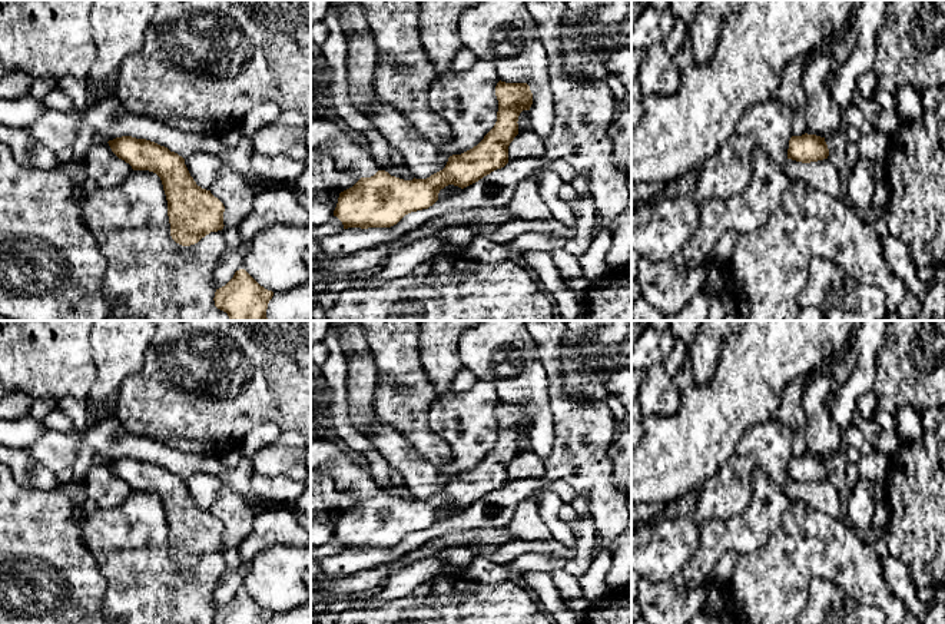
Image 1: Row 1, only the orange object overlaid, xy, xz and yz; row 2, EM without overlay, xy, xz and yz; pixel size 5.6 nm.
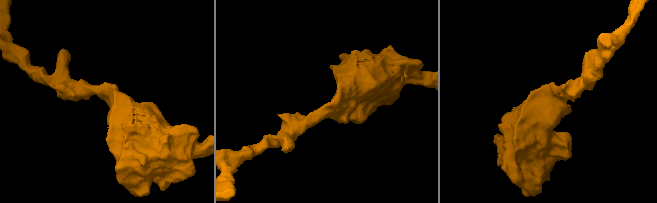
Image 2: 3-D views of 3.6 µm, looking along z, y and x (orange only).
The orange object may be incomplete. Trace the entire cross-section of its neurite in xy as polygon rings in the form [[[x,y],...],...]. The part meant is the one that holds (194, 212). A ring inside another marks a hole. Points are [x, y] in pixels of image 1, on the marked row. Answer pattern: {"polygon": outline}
{"polygon": [[[122,136],[107,142],[112,152],[133,170],[156,173],[168,200],[172,239],[190,246],[223,229],[223,203],[190,176],[185,159],[146,139]]]}

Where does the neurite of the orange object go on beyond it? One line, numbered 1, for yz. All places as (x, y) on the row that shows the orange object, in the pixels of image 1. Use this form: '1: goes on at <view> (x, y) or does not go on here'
1: does not go on here

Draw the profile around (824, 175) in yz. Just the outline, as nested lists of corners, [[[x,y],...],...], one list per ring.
[[[786,159],[782,170],[789,179],[798,179],[809,183],[815,189],[819,189],[835,198],[839,195],[840,175],[838,167],[829,159],[810,163]]]

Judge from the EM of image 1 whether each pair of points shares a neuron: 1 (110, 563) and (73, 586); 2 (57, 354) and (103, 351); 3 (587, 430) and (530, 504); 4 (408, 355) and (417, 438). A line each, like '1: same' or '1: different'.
1: different
2: different
3: different
4: same

